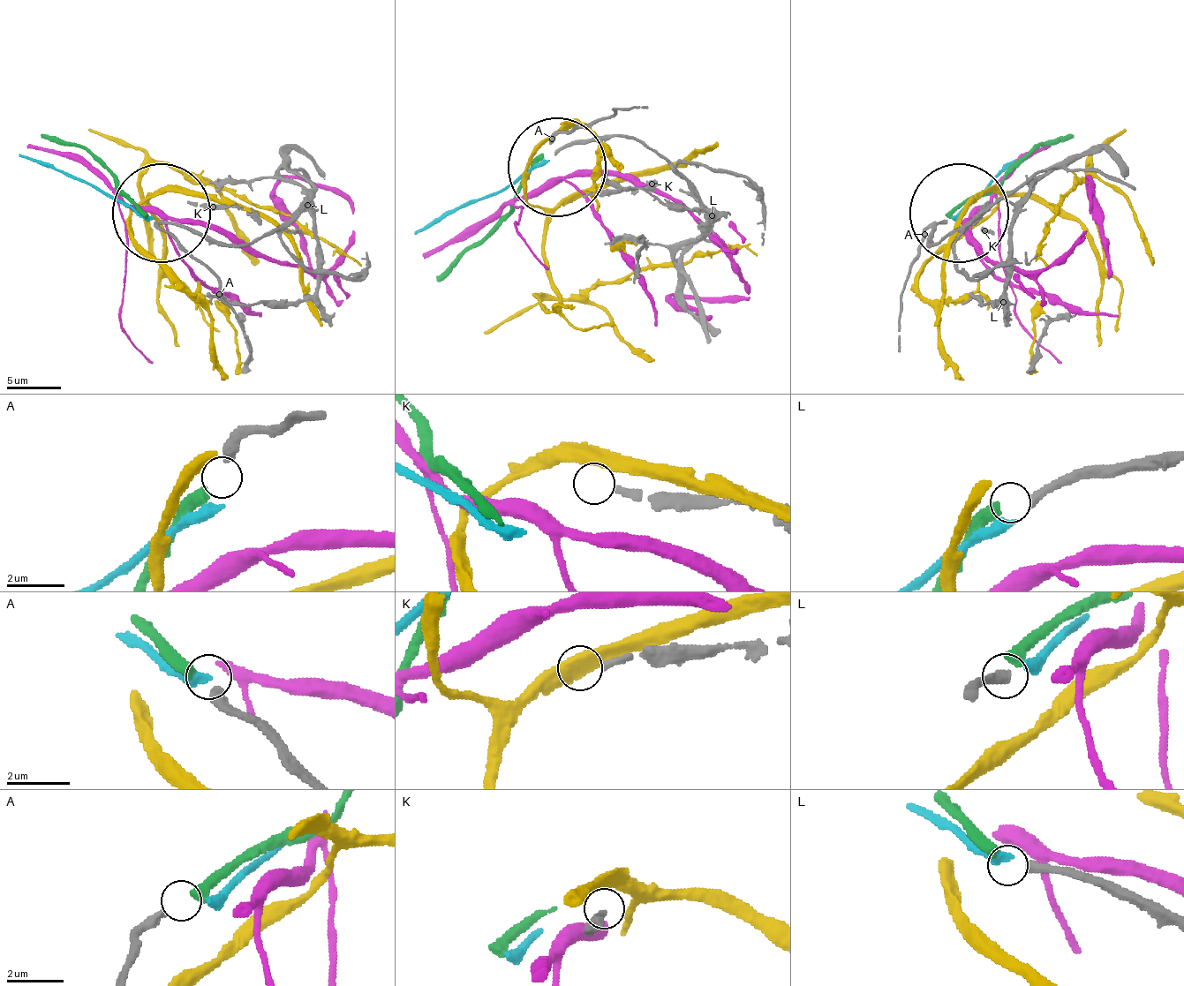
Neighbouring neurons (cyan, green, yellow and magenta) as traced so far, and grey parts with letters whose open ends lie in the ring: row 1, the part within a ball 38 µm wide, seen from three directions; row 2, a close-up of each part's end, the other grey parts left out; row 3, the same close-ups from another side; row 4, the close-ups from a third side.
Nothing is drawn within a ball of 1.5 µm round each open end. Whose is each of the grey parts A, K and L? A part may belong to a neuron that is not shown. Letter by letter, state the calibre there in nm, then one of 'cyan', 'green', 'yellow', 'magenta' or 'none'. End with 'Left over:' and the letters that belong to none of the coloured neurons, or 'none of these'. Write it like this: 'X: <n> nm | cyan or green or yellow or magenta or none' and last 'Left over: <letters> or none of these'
A: 320 nm | green
K: 200 nm | none
L: 300 nm | cyan
Left over: K

